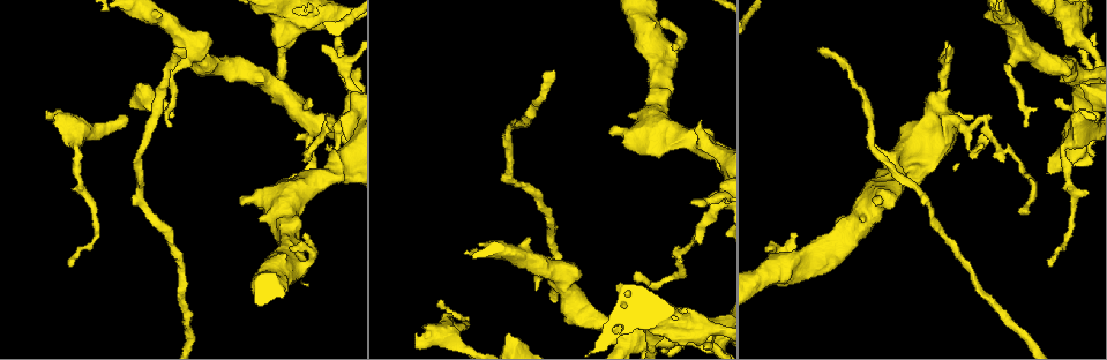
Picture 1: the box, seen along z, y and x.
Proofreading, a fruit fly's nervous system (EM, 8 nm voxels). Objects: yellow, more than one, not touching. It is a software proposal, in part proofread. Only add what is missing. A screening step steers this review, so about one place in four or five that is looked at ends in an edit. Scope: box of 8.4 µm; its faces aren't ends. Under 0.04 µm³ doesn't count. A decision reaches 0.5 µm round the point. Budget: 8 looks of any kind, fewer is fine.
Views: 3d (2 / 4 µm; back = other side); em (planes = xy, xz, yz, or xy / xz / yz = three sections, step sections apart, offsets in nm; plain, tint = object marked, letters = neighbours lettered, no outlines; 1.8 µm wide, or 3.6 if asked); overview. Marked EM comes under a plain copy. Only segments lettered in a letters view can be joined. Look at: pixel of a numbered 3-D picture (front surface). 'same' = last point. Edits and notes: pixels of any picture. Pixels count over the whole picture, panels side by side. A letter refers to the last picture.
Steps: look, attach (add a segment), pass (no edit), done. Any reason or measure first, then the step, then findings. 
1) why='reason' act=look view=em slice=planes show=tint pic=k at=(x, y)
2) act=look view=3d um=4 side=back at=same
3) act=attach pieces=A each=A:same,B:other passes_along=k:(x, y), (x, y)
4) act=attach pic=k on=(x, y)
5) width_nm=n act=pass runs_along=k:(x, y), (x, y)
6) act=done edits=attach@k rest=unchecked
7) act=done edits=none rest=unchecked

why='free end' act=look view=em slice=yz step=4 show=tint pic=1 at=(47, 113)

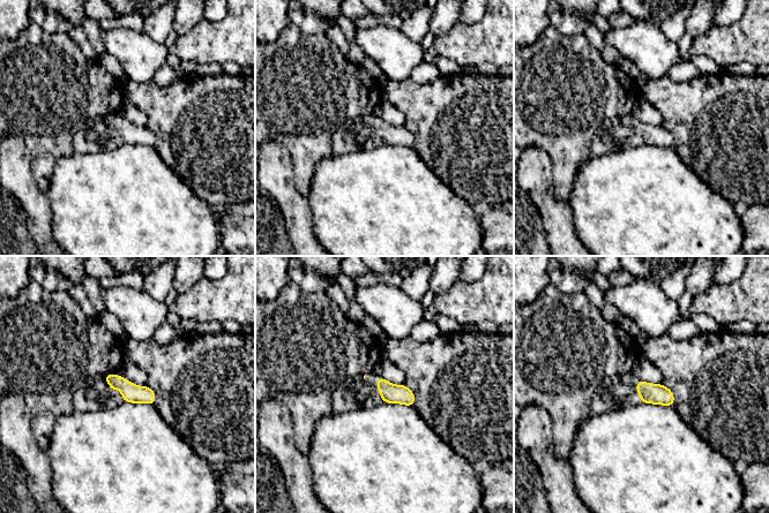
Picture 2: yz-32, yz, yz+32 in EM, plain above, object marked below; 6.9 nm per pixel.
why='what lies round it' act=look view=em slice=yz step=4 show=letters at=same

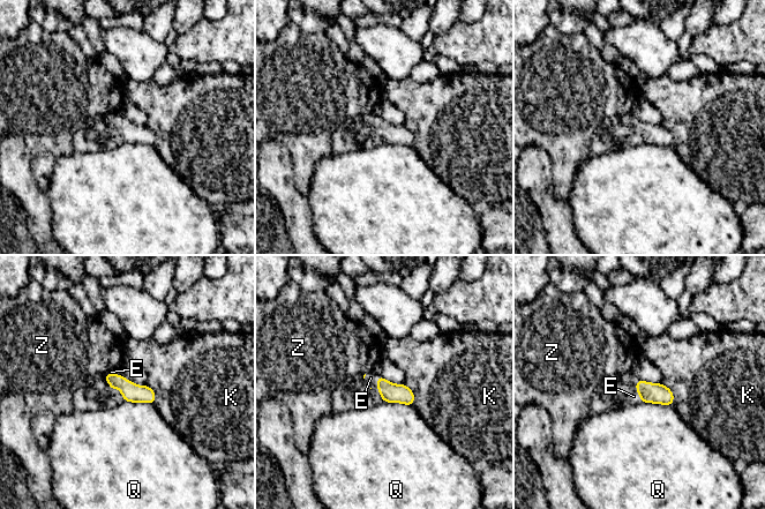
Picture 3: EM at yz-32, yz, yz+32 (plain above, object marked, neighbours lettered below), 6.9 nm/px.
longest_contact=Q:200nm act=attach pieces=E each=E:same,K:other,Q:other,Z:other found='it goes on there'

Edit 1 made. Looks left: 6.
why='long arm stops here' act=look view=3d um=4 pic=1 at=(1025, 212)

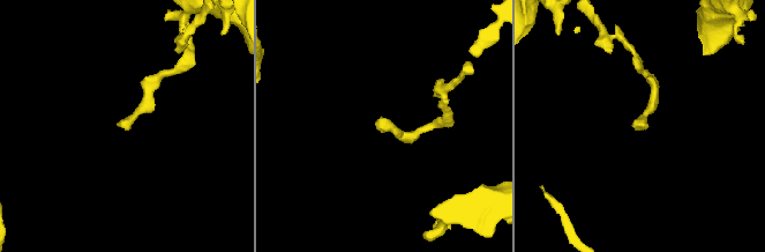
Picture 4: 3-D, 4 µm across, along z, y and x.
act=look view=em slice=planes show=letters pic=4 at=(117, 125)

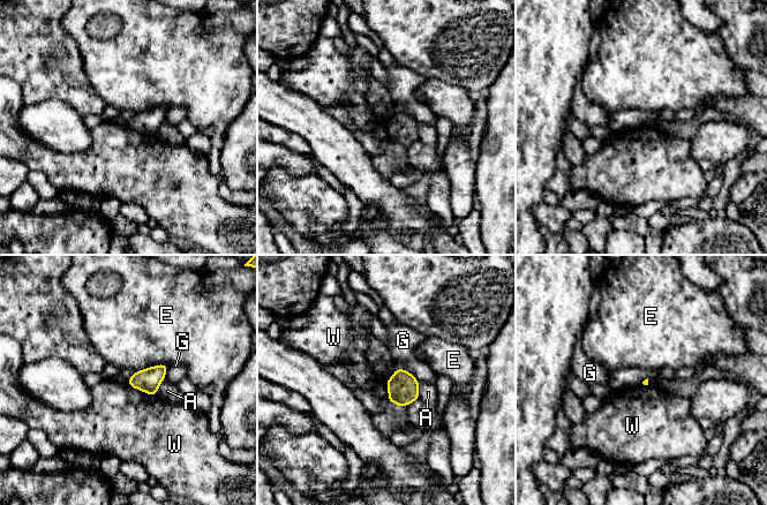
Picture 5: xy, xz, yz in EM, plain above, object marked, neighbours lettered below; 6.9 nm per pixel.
longest_contact=E:240nm act=pass each=A:other,E:other,G:other,W:other found='no lettered segment goes on from it'

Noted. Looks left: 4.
why='three-way junction' act=look view=3d um=2 pic=1 at=(680, 330)

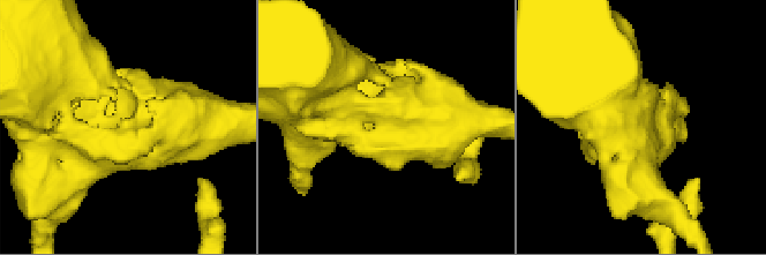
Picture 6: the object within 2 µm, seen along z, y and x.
act=look view=em slice=xy step=8 show=tint pic=6 at=(123, 150)

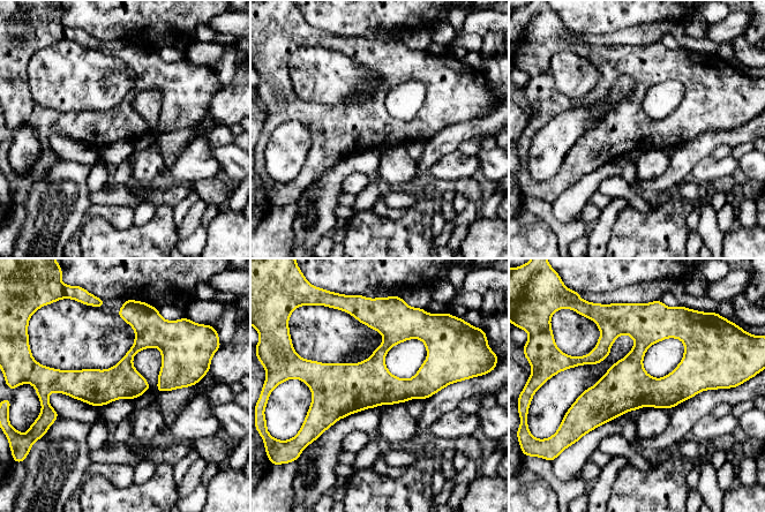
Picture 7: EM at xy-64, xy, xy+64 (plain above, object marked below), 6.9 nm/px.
why='cut it another way' act=look view=em slice=planes show=letters at=same

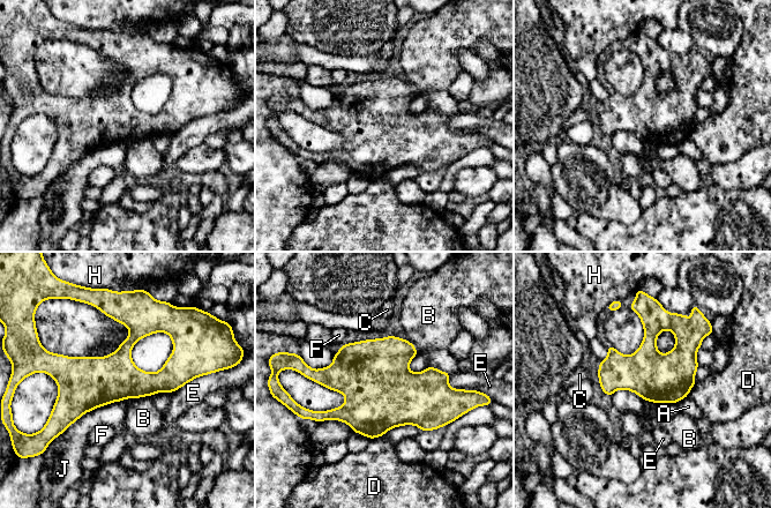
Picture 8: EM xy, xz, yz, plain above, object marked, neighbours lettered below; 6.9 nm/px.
act=pass each=A:other,B:other,C:other,D:other,E:other,F:other,H:other,J:other border=8:(149, 395), (135, 398) found='no lettered segment goes on from it'

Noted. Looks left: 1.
act=done edits=attach@3 rest=unchecked

